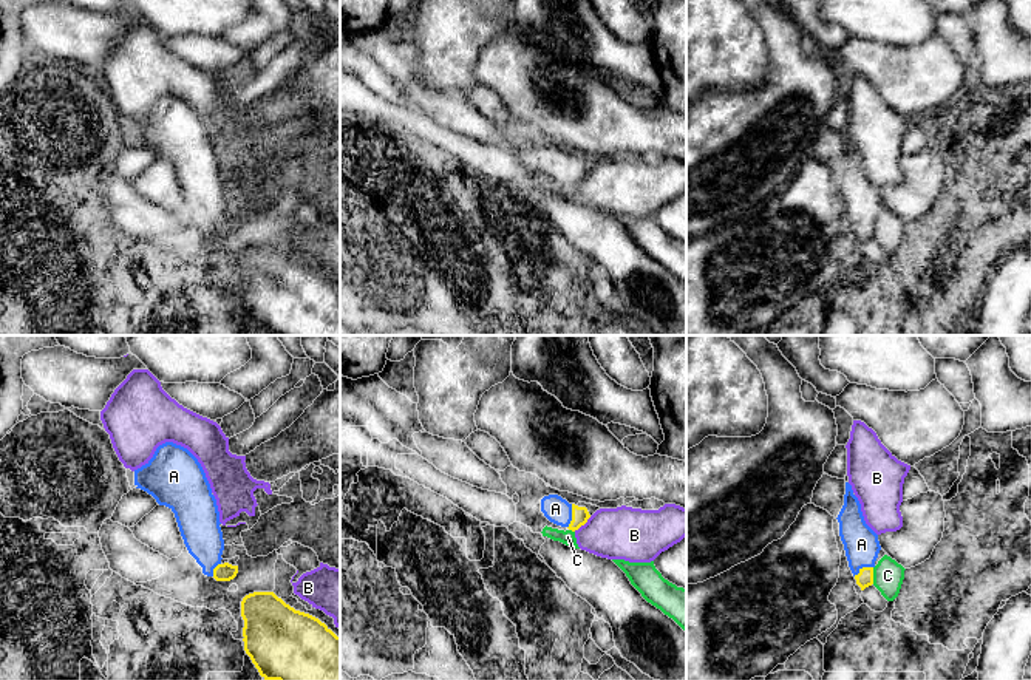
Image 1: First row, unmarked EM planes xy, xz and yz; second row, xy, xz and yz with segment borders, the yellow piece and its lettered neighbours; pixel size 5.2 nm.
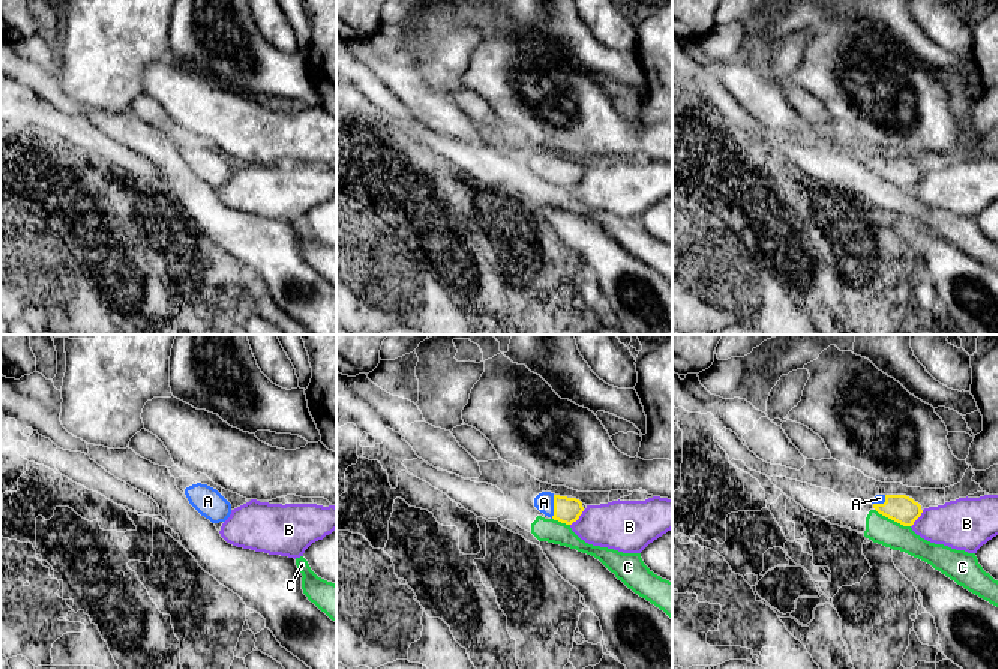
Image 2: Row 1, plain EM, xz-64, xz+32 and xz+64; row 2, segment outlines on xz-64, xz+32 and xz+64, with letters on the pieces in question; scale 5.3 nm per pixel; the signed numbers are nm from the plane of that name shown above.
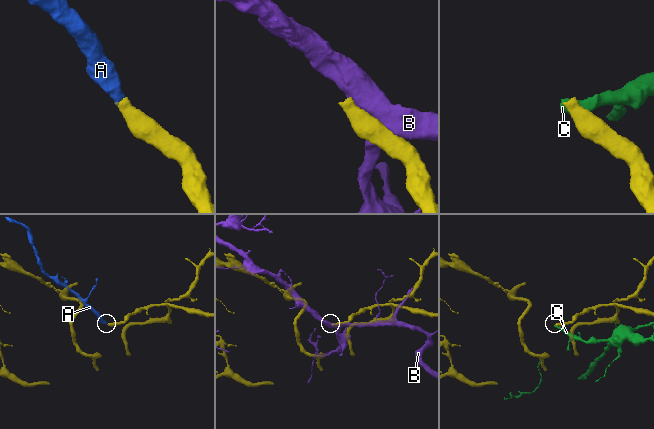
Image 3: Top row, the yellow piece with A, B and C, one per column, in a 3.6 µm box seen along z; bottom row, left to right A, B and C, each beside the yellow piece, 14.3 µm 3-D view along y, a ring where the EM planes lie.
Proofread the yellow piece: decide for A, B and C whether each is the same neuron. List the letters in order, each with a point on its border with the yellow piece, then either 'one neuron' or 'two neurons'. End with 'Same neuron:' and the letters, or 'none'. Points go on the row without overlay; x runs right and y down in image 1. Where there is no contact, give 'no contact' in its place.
A: xz (572, 170) | one neuron
B: xz (581, 178) | two neurons
C: yz (872, 229) | two neurons
Same neuron: A

